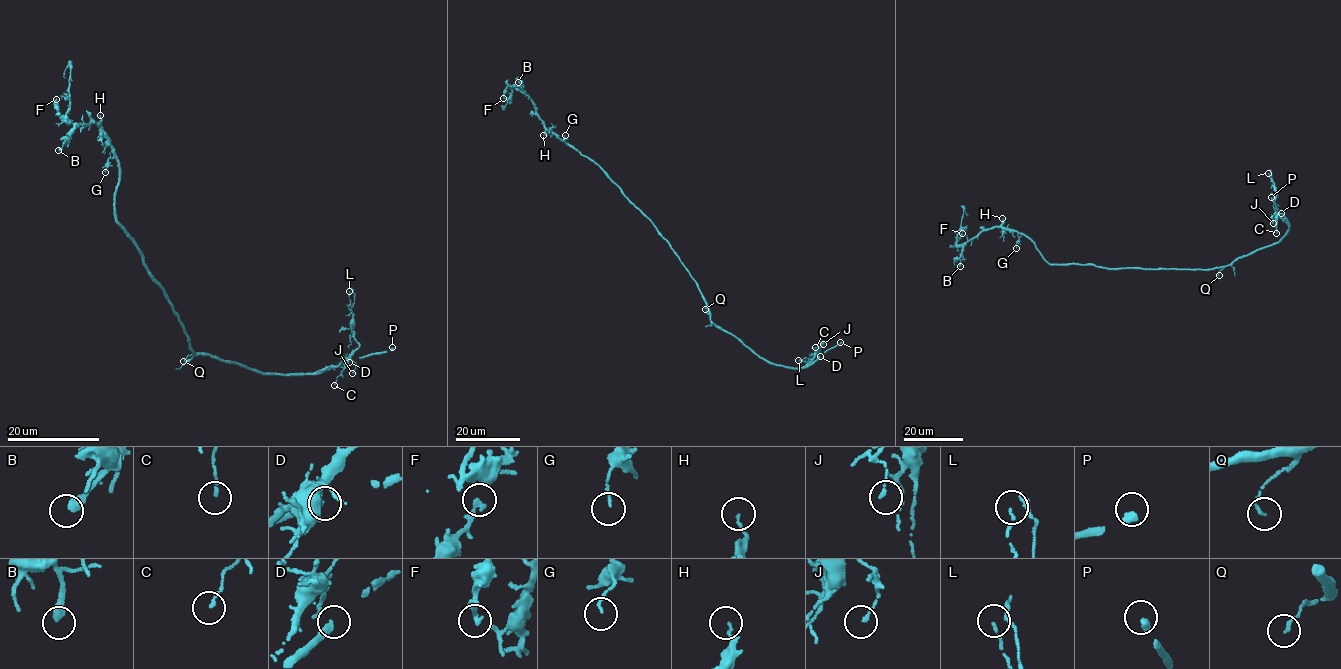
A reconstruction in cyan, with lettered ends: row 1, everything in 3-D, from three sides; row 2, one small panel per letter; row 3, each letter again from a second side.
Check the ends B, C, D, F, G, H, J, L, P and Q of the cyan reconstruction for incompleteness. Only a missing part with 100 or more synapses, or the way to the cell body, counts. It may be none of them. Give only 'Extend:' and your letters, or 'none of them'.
Extend: P

